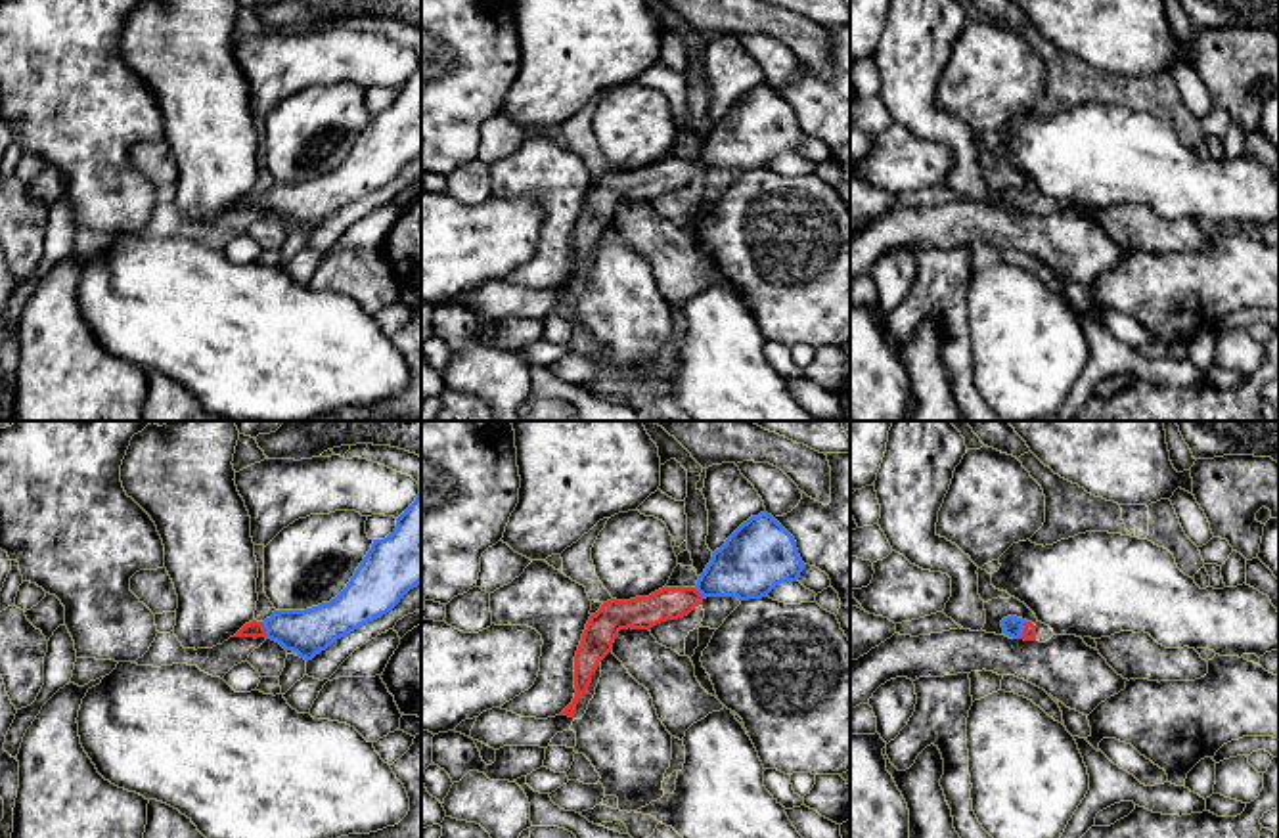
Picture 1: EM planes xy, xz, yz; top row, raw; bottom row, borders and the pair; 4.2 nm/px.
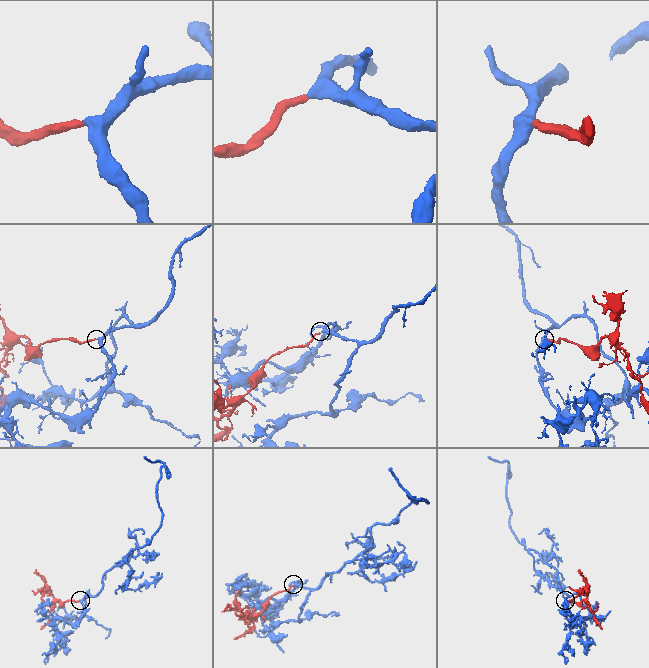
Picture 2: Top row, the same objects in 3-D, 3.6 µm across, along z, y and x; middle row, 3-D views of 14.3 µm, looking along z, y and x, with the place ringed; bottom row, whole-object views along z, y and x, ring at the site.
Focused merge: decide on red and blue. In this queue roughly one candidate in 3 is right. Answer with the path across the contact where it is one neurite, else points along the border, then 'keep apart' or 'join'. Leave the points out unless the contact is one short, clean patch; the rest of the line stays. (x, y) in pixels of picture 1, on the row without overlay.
across yz (1029, 205), (1023, 201), (1013, 198) | join

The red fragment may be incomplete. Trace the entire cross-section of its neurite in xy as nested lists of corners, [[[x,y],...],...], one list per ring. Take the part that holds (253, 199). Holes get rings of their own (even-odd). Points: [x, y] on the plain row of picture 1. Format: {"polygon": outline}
{"polygon": [[[421,57],[415,73],[396,90],[385,111],[356,140],[329,174],[306,182],[274,182],[264,193],[245,195],[234,209],[268,209],[306,233],[337,210],[393,182],[421,155]]]}

